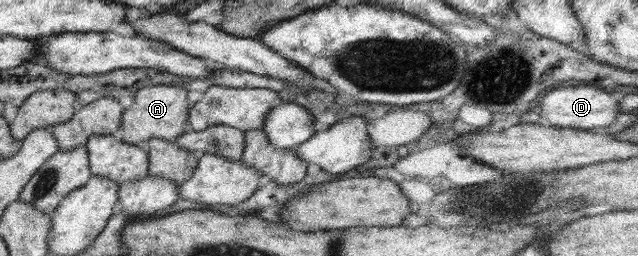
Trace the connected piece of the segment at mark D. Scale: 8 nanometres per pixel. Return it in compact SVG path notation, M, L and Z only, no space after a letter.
M565 87L565 89L553 89L543 99L535 101L533 110L543 116L546 123L551 126L571 127L579 130L589 130L593 127L606 127L616 123L616 117L620 112L619 93L613 91L605 93L601 89L593 87Z

